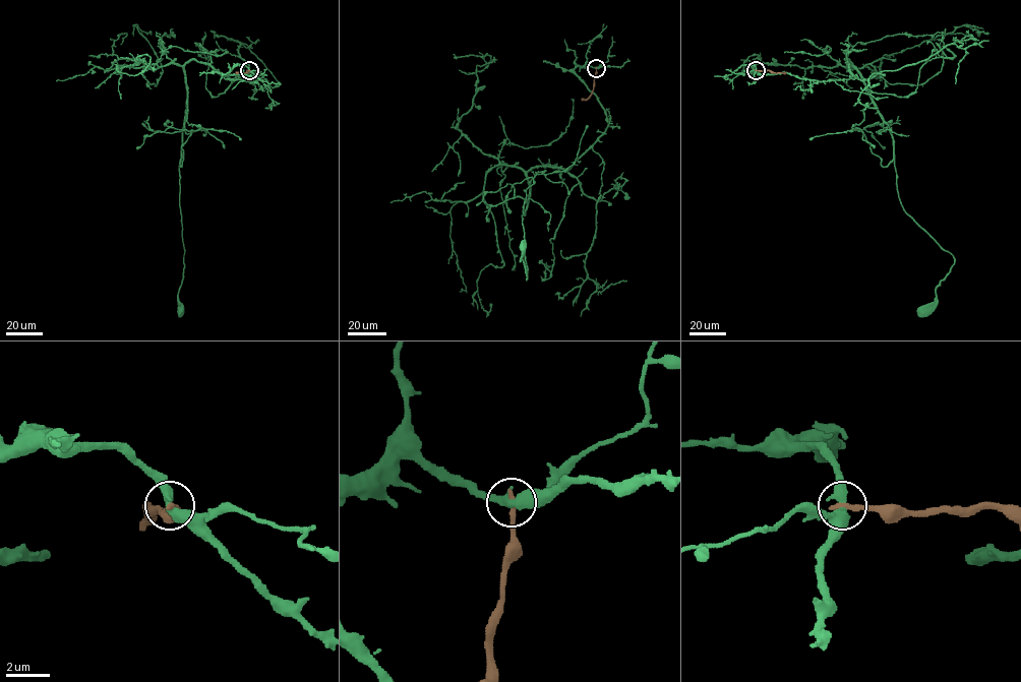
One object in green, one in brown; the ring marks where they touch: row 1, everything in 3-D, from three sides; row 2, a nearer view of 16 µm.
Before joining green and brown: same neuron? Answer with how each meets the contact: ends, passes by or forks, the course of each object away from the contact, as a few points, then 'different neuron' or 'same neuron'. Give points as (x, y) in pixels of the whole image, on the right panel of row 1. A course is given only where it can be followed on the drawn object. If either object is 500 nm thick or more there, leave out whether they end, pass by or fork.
green passes by; brown ends; course green (756, 70), (848, 79), (848, 60), (859, 73), (893, 138), (903, 209), (955, 260), (922, 311); course brown (756, 70), (785, 72); different neuron

